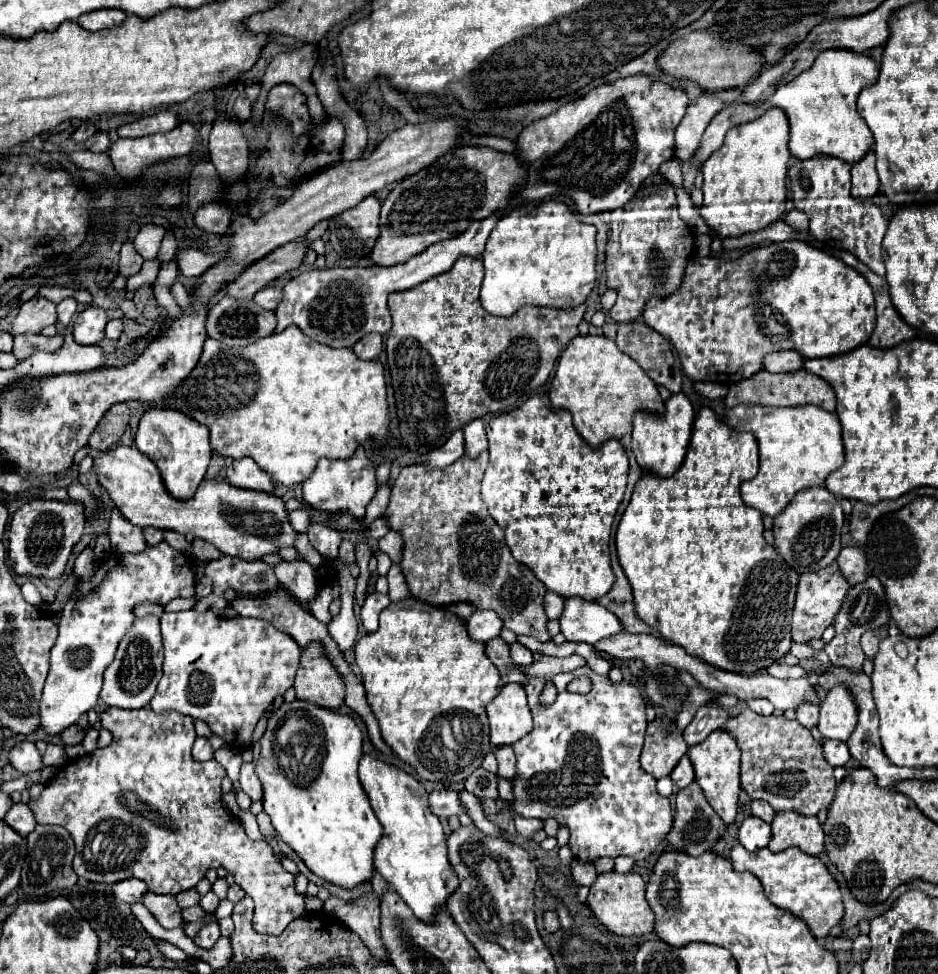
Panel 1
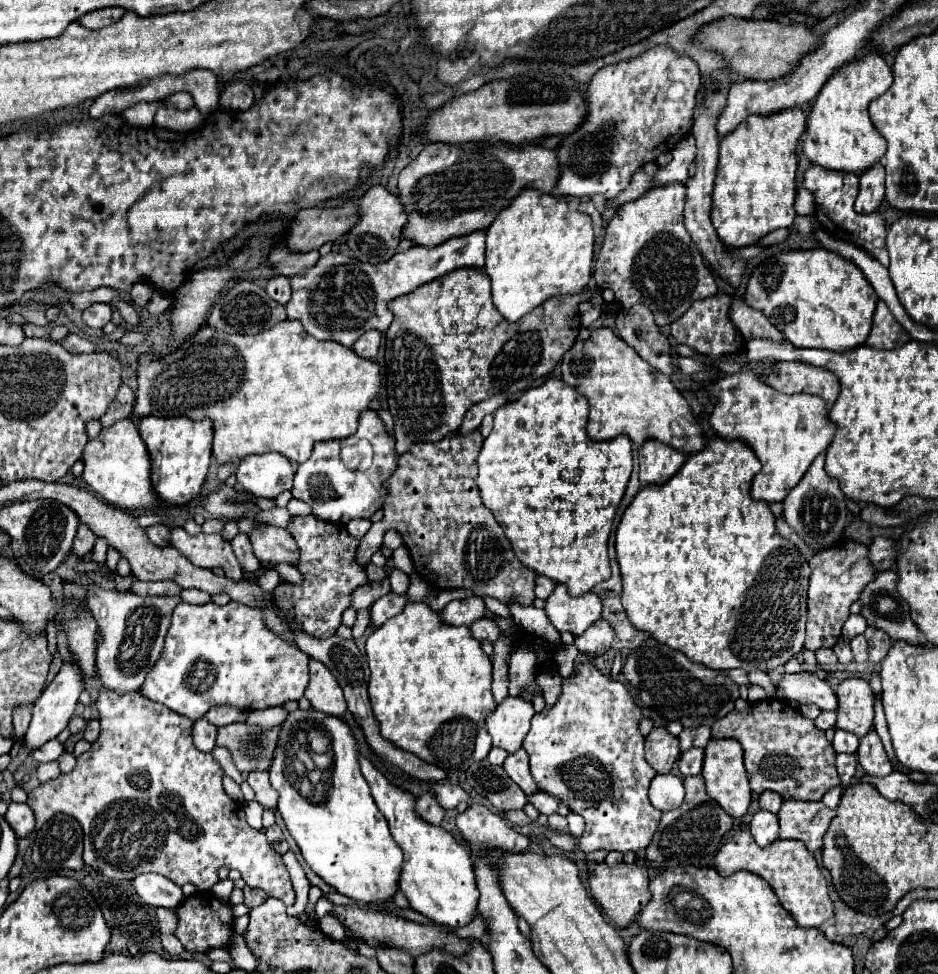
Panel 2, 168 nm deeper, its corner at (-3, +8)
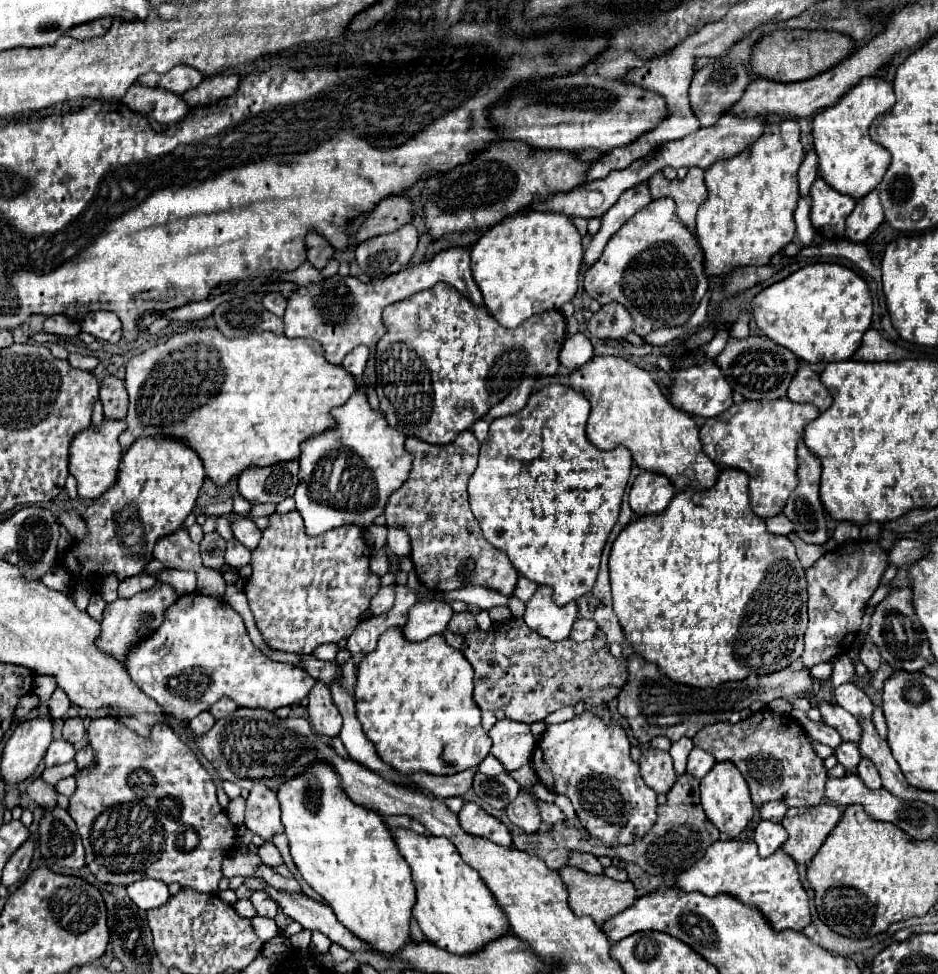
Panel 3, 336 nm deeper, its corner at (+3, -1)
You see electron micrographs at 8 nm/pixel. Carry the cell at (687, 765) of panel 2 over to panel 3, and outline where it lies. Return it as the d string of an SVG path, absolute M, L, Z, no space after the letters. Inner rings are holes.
M693 748L687 760L687 774L691 774L693 778L703 778L715 764L715 758L711 754L707 754L705 750Z

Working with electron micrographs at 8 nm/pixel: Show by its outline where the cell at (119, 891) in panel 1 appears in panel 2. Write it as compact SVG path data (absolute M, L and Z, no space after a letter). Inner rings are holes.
M147 873L139 875L133 879L133 887L139 893L139 897L153 907L169 907L175 909L183 903L183 893L179 885L175 885L171 879L157 875L157 873Z

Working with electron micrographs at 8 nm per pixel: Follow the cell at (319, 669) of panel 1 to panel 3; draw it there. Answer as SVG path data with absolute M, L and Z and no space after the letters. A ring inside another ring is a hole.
M321 680L315 682L315 686L309 692L309 724L315 728L317 734L325 736L337 736L341 730L341 714L331 698L329 686Z

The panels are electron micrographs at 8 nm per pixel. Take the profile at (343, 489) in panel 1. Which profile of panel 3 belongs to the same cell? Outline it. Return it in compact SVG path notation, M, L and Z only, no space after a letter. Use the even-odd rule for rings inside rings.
M363 392L349 398L345 406L335 408L333 416L337 418L335 430L301 444L295 502L309 536L319 536L343 524L371 526L383 514L389 494L399 490L411 472L413 458L403 450L405 436L389 428L381 412L371 410Z

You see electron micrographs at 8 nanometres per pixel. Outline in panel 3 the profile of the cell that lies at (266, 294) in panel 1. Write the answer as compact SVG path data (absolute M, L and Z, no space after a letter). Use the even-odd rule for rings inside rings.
M267 292L267 294L263 296L263 306L265 306L269 312L273 312L273 314L283 316L285 306L287 306L287 298L285 298L283 294L279 294L279 292Z

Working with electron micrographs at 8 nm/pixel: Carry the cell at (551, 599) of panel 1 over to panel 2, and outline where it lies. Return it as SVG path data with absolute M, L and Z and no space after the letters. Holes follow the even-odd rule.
M537 575L537 579L535 579L535 595L539 599L547 599L553 589L555 589L555 581L551 581L551 579L543 577L543 575Z

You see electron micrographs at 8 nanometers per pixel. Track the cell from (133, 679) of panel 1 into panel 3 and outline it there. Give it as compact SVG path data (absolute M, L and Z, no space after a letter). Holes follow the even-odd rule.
M157 584L155 588L135 594L133 598L117 598L115 602L107 604L107 608L103 610L103 618L101 618L101 634L95 640L95 646L103 652L113 656L117 662L125 664L127 654L131 652L131 648L139 646L141 642L145 642L165 620L165 610L177 600L177 592L173 590L171 584Z

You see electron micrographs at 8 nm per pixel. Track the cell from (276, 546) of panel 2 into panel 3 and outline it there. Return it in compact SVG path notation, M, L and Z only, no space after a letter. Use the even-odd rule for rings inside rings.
M239 518L239 520L235 520L231 526L233 526L235 538L237 538L247 550L253 552L253 550L257 548L259 540L261 540L261 530L255 526L255 522L245 520L245 518Z

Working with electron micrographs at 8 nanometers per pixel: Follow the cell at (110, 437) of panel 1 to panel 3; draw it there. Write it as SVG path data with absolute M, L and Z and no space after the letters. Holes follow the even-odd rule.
M105 376L101 380L101 402L103 402L105 420L125 420L129 400L123 380L115 376Z

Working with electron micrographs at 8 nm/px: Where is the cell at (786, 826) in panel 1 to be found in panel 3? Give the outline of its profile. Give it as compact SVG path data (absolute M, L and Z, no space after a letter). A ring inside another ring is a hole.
M817 804L809 808L789 808L781 826L787 830L783 852L797 864L809 862L829 832L841 818L841 810L831 804Z

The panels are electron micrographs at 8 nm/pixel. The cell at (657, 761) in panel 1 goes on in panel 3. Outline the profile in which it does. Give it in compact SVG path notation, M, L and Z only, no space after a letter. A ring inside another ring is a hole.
M647 748L639 758L639 766L645 784L653 788L657 794L667 794L677 780L669 752Z

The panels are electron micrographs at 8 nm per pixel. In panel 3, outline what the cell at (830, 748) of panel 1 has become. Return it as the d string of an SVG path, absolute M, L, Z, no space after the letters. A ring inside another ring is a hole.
M841 742L837 748L835 748L835 758L839 760L841 766L845 766L847 770L855 768L861 760L861 754L857 750L857 744L855 742Z

